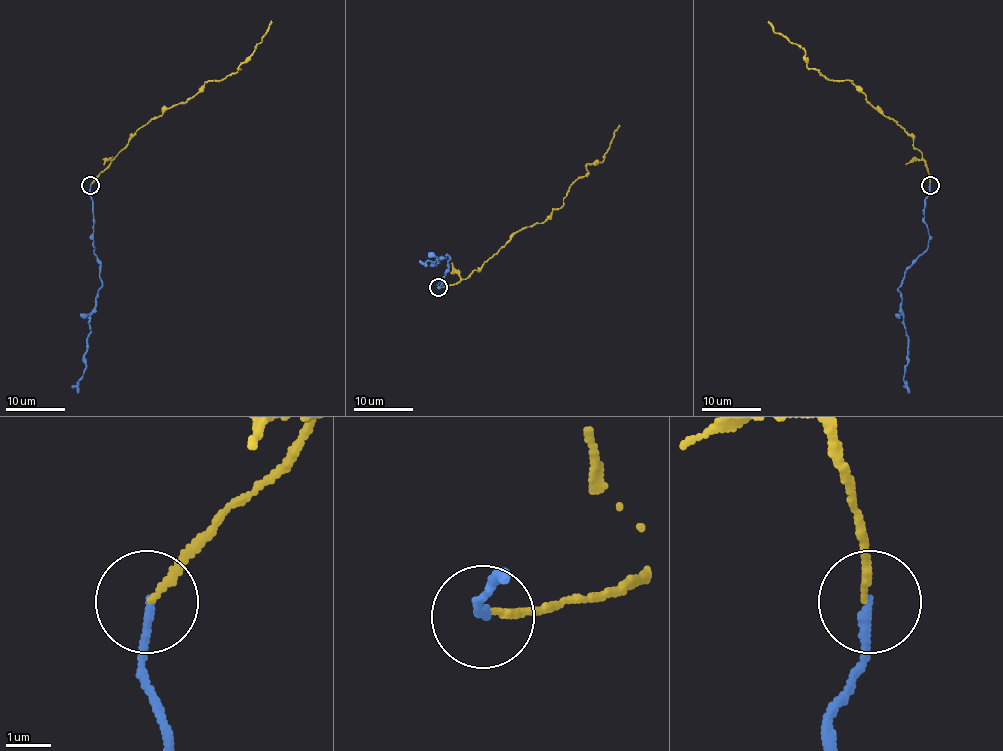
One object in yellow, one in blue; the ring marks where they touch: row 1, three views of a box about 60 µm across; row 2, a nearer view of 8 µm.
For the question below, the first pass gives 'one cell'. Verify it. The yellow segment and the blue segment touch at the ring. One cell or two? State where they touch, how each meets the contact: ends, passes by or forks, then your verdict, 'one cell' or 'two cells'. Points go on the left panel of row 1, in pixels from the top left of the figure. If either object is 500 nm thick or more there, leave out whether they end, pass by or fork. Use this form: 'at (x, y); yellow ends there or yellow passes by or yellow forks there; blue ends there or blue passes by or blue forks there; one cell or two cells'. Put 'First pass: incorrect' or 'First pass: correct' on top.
First pass: incorrect
at (90, 185); yellow ends there; blue ends there; two cells

